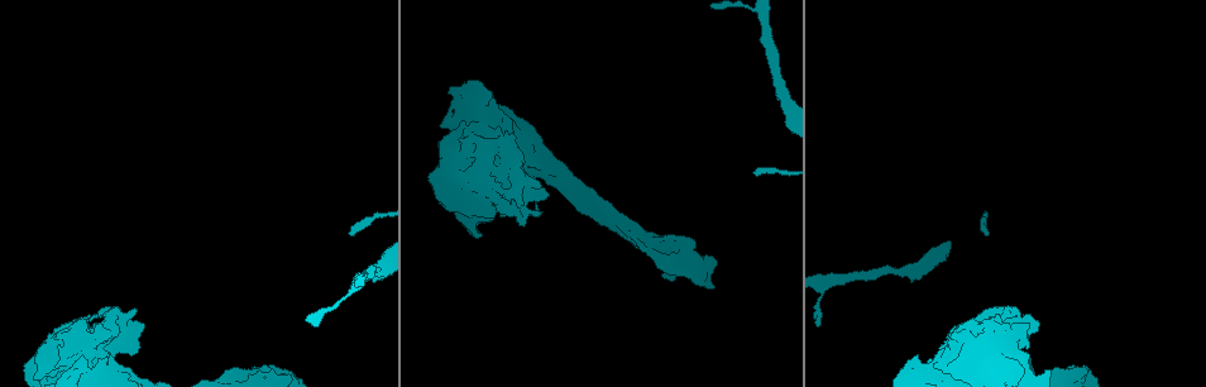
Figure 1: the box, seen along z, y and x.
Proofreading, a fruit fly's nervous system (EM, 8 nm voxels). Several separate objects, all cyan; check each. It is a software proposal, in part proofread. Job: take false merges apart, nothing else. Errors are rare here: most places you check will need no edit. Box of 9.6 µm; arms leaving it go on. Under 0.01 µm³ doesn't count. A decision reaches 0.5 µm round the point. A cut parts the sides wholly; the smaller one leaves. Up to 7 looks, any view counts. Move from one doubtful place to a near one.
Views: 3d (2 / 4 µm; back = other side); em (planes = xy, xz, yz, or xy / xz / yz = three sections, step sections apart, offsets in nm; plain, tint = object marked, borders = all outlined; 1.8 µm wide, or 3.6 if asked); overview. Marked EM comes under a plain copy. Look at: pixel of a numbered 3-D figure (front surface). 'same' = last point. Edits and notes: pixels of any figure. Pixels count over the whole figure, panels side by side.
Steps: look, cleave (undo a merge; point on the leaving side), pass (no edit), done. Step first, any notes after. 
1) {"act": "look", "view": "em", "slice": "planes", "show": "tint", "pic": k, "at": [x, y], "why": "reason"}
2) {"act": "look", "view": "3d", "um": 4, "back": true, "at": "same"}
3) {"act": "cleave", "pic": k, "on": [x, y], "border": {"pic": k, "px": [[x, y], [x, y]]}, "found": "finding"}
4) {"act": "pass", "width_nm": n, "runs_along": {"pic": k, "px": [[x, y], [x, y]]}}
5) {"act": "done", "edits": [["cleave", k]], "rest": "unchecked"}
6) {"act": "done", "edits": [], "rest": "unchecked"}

{"act": "look", "view": "em", "um": 3.6, "slice": "planes", "show": "tint", "pic": 1, "at": [987, 372], "why": "thick turns thin"}

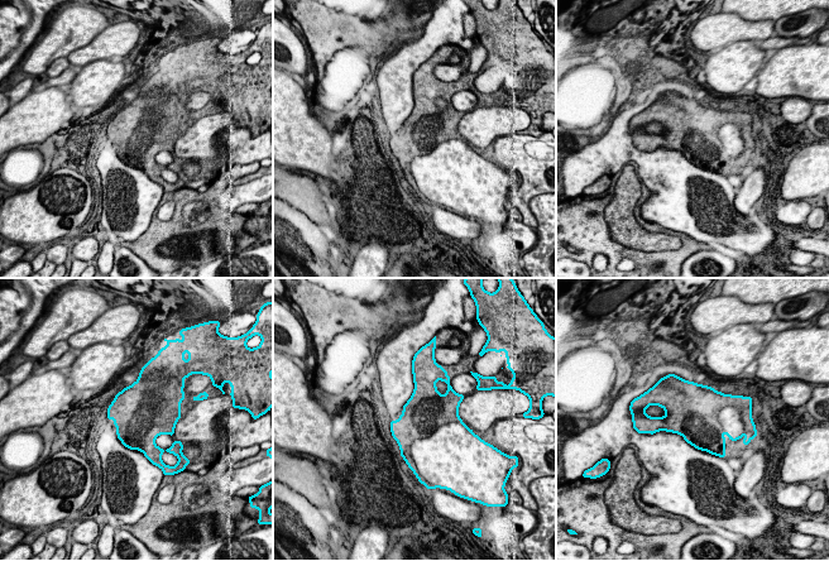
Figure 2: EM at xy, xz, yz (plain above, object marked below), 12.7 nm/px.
{"act": "pass", "found": "one cell here"}

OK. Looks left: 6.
{"act": "look", "view": "em", "um": 3.6, "slice": "planes", "show": "tint", "pic": 1, "at": [512, 177], "why": "touches itself"}

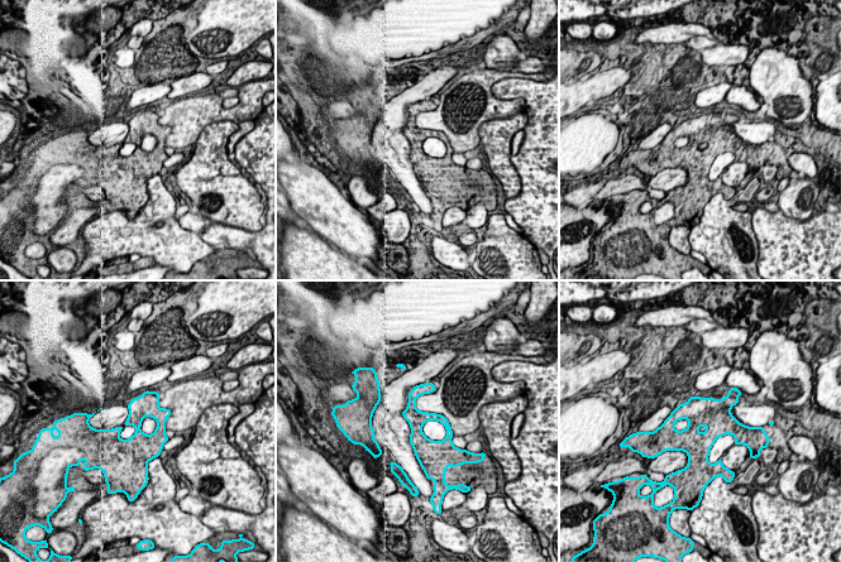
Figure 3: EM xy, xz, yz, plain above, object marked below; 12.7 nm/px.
{"act": "pass", "found": "continuous, no second cell"}

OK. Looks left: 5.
{"act": "look", "view": "em", "um": 3.6, "slice": "planes", "show": "tint", "pic": 1, "at": [666, 262], "why": "calibre changes"}

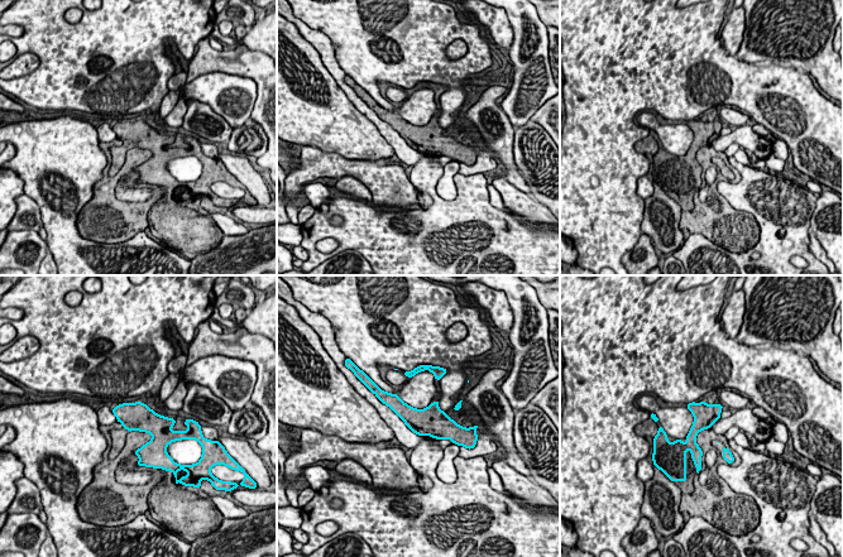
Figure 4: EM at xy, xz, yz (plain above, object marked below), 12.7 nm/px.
{"act": "pass", "found": "all the same cell"}

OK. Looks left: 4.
{"act": "done", "edits": [], "rest": "unchecked"}

